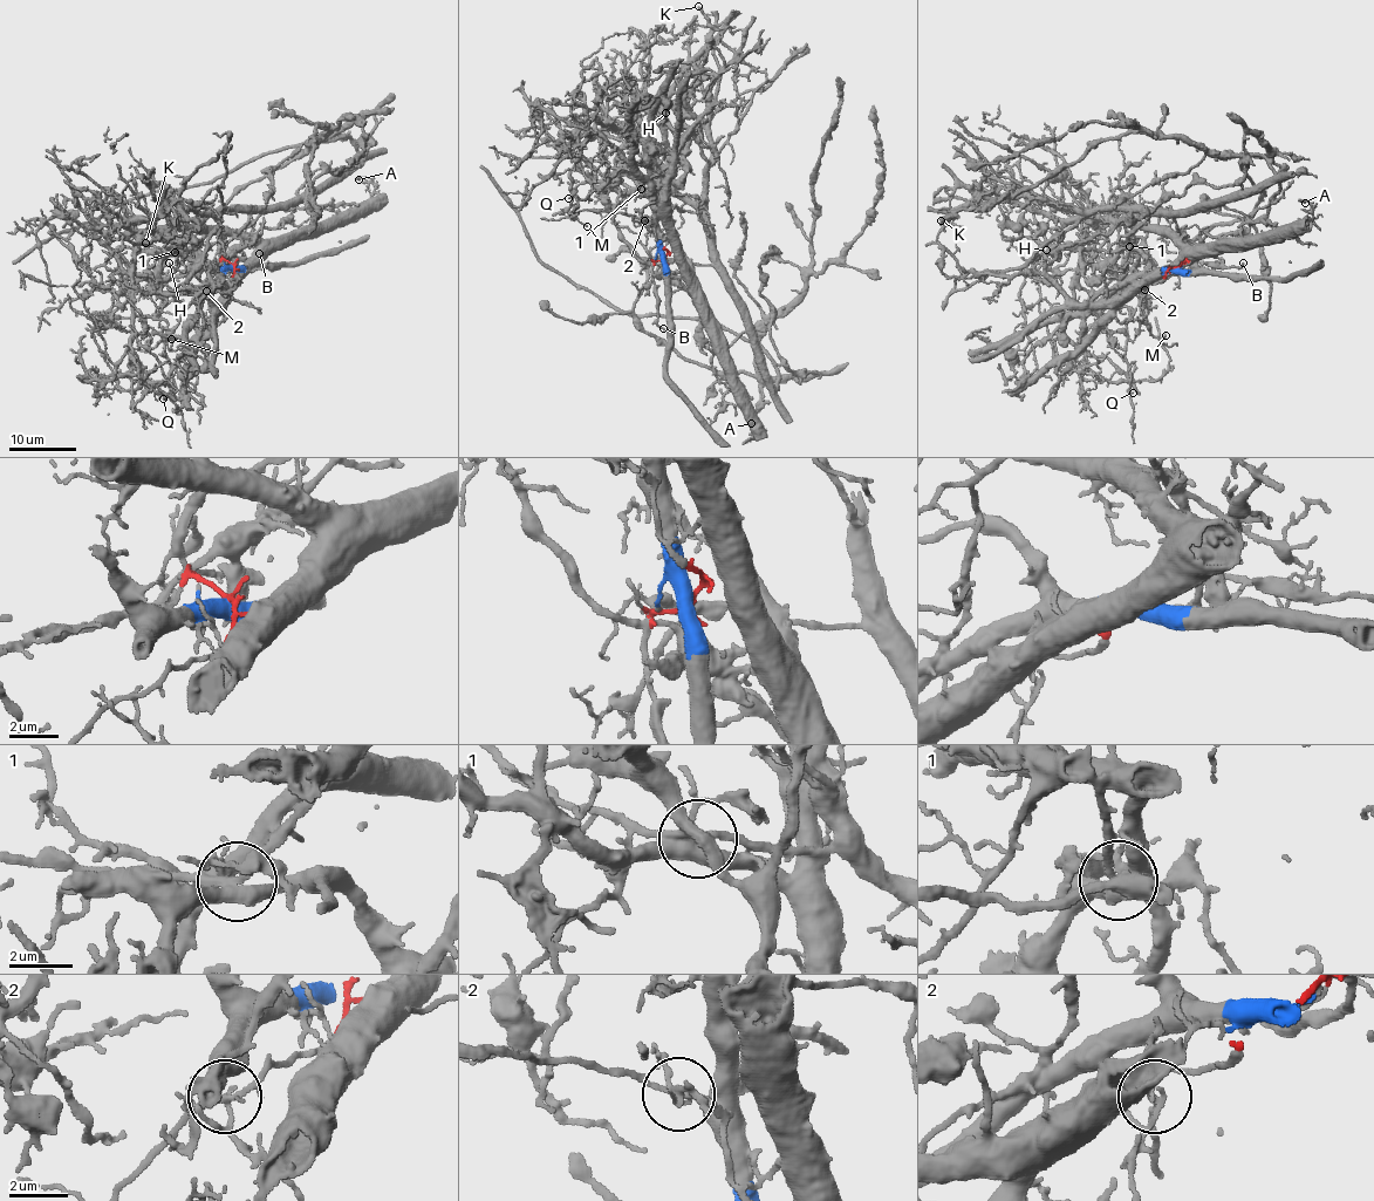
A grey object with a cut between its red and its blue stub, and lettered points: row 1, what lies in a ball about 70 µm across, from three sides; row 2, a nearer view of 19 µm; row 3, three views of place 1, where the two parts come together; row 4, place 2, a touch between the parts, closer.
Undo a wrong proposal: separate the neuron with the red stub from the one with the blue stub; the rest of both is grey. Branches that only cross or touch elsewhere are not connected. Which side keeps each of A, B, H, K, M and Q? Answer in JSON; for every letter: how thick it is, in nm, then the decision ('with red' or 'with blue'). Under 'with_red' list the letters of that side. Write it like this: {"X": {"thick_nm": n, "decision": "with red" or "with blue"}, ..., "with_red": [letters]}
{"A": {"thick_nm": 110, "decision": "with blue"}, "B": {"thick_nm": 150, "decision": "with red"}, "H": {"thick_nm": 160, "decision": "with blue"}, "K": {"thick_nm": 240, "decision": "with blue"}, "M": {"thick_nm": 120, "decision": "with red"}, "Q": {"thick_nm": 120, "decision": "with blue"}, "with_red": ["B", "M"]}

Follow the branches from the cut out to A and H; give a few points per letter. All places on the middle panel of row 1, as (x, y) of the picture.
A: (663, 258), (661, 243), (668, 237), (737, 403), (759, 436), (758, 422), (751, 424)
H: (663, 258), (657, 224), (657, 190), (662, 172), (682, 156), (689, 141), (674, 132), (667, 114)

